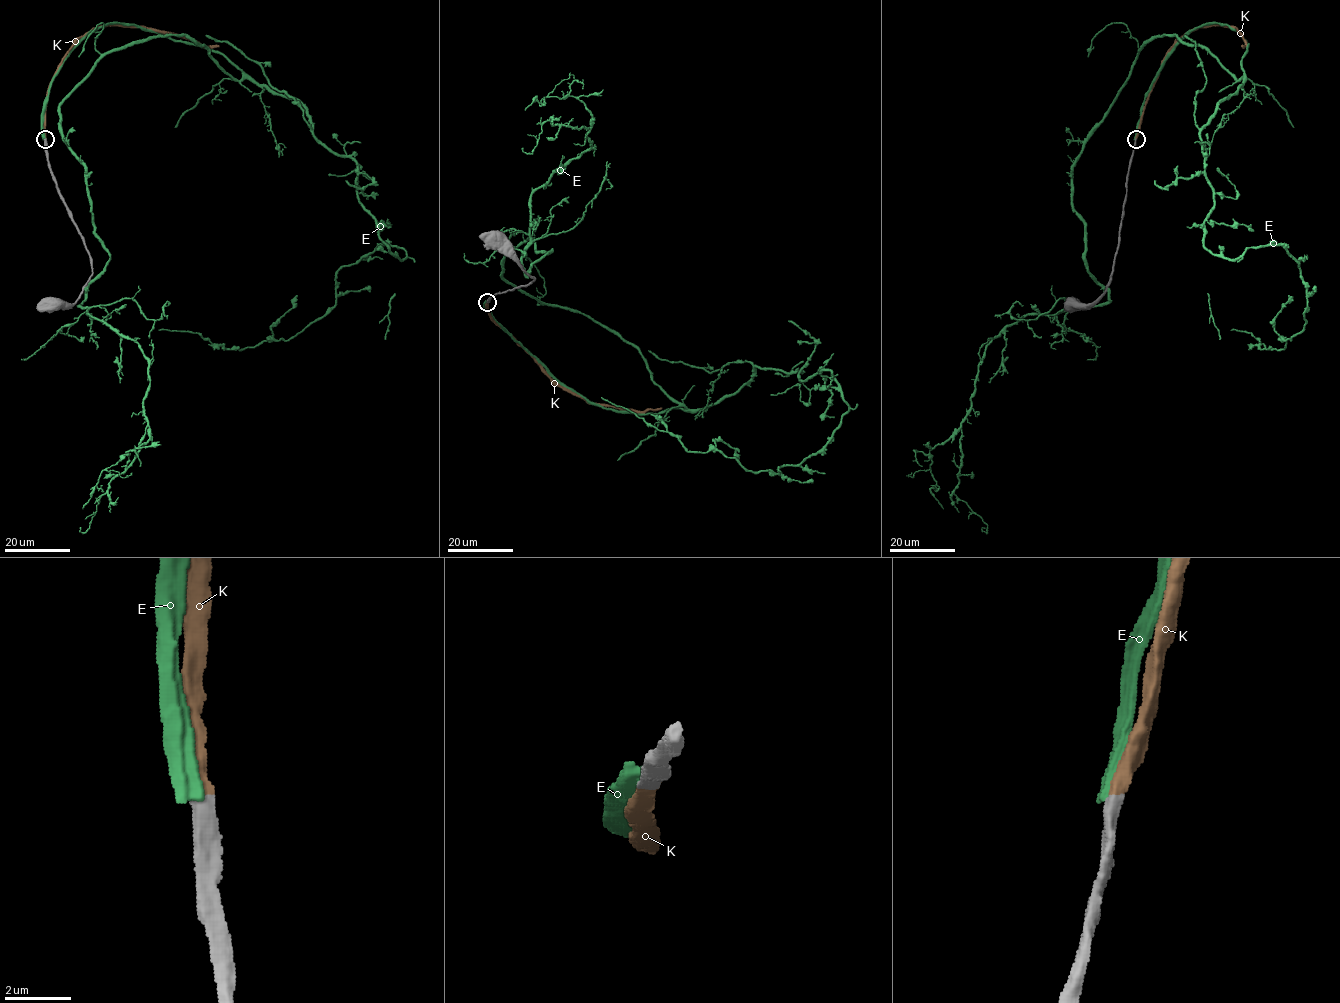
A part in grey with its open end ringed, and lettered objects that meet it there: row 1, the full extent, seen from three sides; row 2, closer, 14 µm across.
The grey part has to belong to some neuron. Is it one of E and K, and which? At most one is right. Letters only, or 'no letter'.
K

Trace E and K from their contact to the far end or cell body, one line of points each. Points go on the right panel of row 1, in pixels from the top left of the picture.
E: (1135, 139), (1168, 53), (1237, 31), (1239, 80), (1146, 43), (1072, 166), (1108, 301), (987, 345), (985, 528)
K: (1135, 139), (1148, 92), (1165, 54), (1181, 39), (1200, 27), (1231, 25), (1245, 40), (1241, 46)

